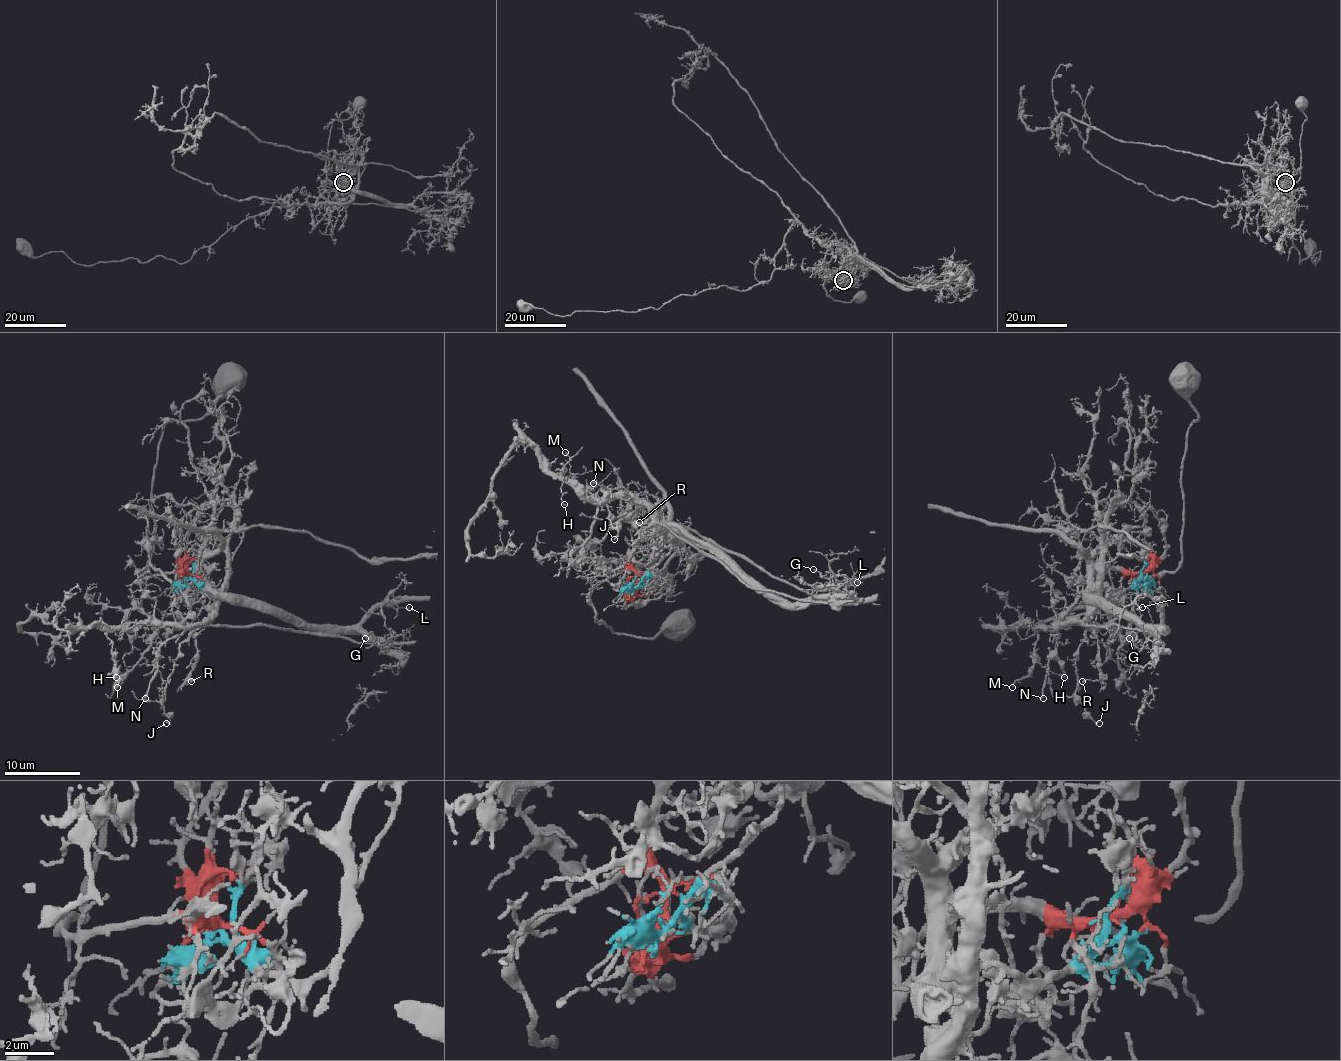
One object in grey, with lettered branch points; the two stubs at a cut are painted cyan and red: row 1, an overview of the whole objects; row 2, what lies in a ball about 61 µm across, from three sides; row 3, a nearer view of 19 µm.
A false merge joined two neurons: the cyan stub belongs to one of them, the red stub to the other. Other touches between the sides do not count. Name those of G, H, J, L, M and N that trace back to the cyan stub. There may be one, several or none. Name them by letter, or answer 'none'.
H, J, M, N

